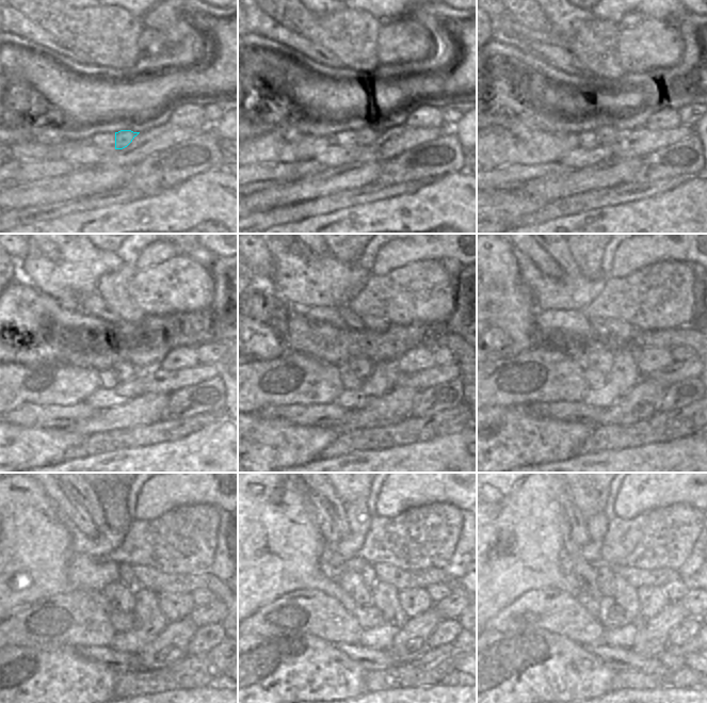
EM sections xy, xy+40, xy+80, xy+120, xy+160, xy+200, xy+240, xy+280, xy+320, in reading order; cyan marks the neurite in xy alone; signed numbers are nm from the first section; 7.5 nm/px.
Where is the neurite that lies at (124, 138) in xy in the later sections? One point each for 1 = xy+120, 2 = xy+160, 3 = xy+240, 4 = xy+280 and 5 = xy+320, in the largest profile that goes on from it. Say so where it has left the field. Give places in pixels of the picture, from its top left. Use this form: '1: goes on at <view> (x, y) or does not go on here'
1: goes on at xy+120 (124, 370)
2: goes on at xy+160 (363, 368)
3: goes on at xy+240 (121, 596)
4: goes on at xy+280 (352, 582)
5: goes on at xy+320 (573, 564)

